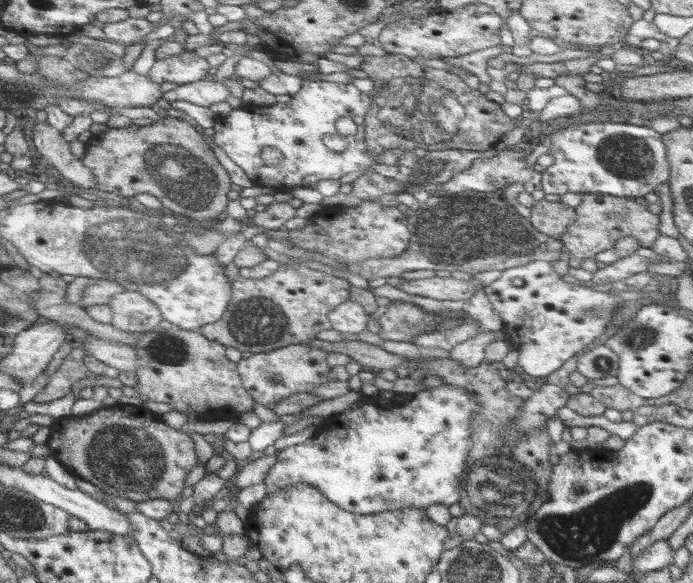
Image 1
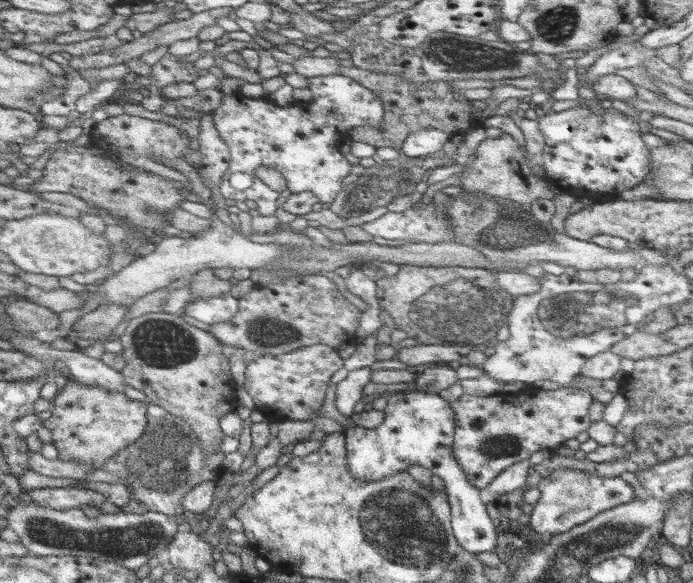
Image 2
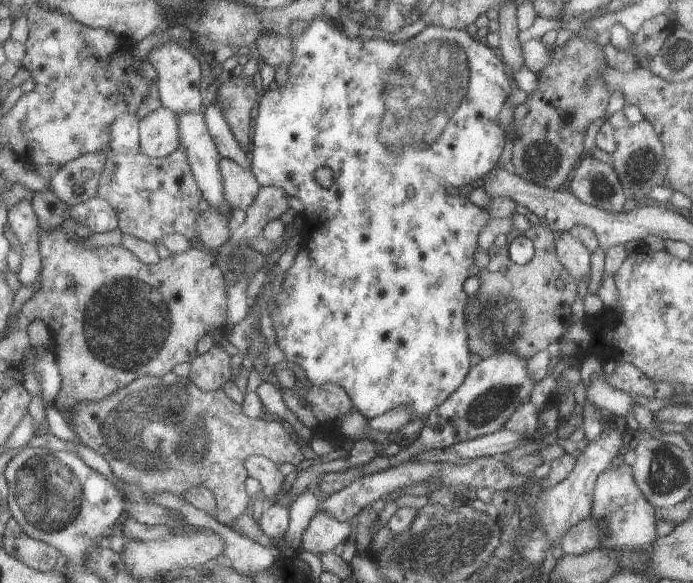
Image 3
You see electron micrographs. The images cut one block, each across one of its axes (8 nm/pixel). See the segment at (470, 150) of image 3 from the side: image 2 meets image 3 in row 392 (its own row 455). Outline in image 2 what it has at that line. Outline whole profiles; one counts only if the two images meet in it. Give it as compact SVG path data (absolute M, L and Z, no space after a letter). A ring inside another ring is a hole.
M397 391L387 399L383 410L384 421L373 429L356 425L344 430L347 441L348 470L356 480L376 482L392 474L408 472L408 466L417 464L428 468L432 475L444 482L445 490L451 496L452 522L456 538L463 552L493 552L496 548L496 528L490 520L486 506L480 502L478 488L468 482L463 467L454 455L455 412L438 393L424 391Z

